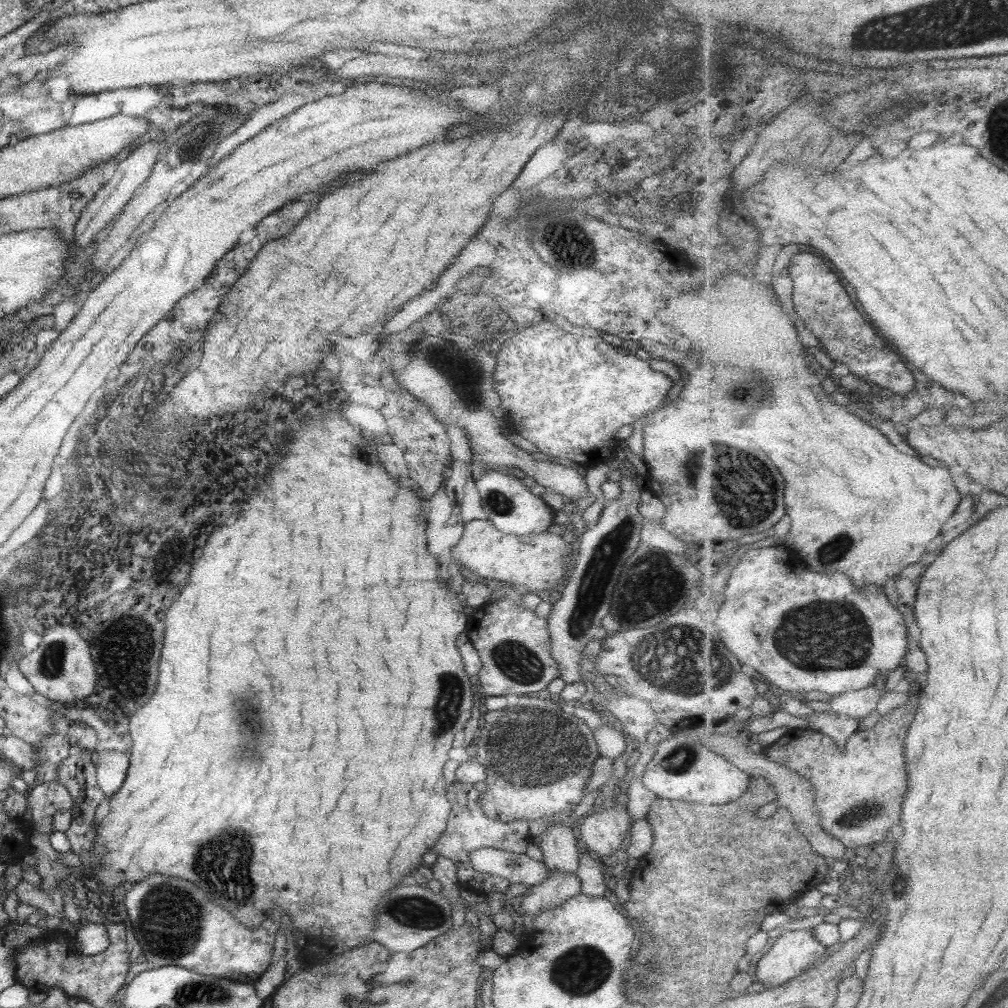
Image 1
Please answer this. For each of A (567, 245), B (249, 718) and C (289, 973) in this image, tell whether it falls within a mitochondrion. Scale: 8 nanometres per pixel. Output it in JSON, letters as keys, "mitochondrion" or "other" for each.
{"A":"mitochondrion","B":"mitochondrion","C":"other"}

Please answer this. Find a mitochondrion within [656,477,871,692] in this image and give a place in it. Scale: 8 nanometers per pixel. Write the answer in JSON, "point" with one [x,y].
{"point":[837,548]}

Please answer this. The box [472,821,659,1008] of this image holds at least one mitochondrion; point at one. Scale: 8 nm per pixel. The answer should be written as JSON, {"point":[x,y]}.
{"point":[582,969]}

